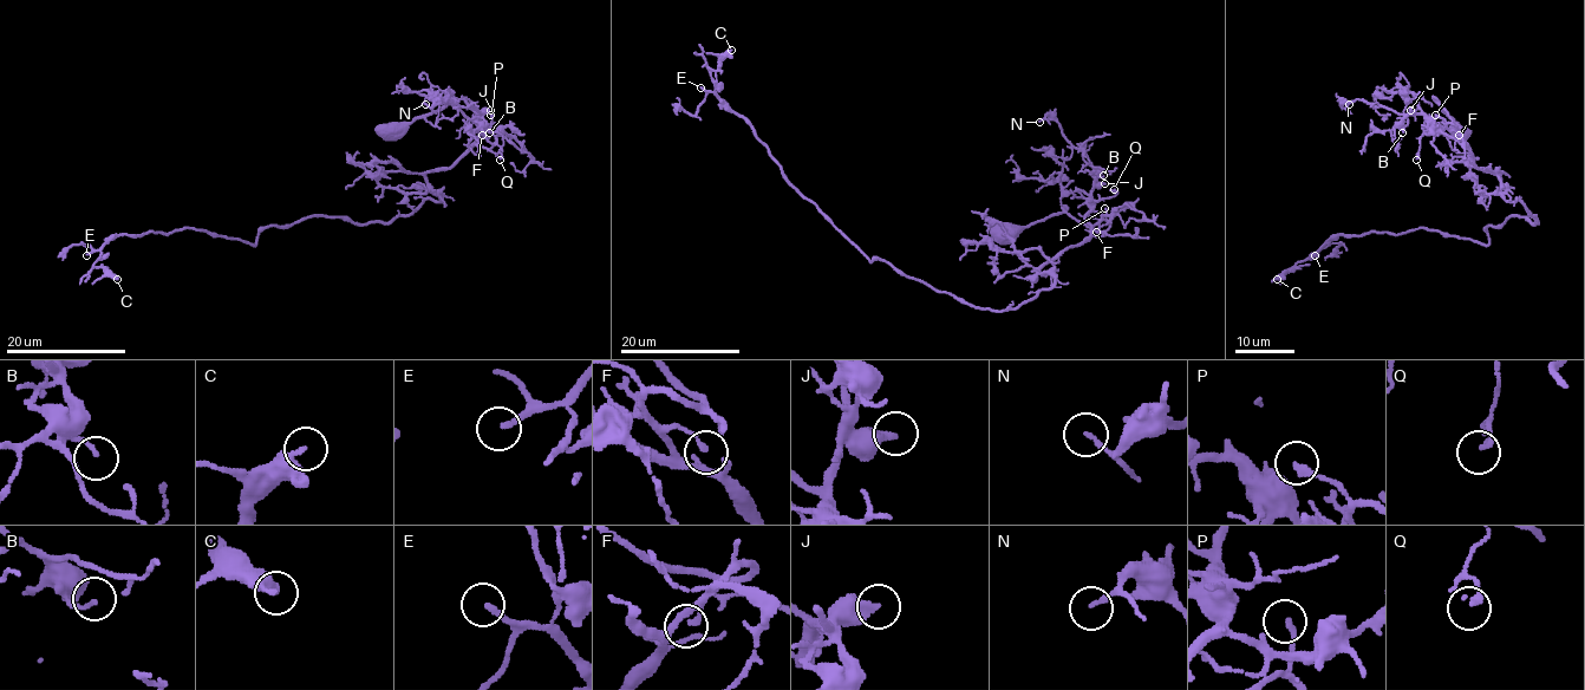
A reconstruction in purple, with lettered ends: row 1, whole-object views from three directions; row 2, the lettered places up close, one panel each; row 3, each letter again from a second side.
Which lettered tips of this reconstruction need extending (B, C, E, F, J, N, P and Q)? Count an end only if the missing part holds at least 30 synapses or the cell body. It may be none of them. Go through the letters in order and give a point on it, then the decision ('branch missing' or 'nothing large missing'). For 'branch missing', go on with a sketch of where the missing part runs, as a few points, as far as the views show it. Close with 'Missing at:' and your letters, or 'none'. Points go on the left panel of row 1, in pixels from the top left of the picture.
B: at (489, 132); nothing large missing
C: at (117, 279); nothing large missing
E: at (86, 255); branch missing; missing branch runs (86, 255), (71, 258), (62, 274), (47, 278), (37, 291), (31, 287), (31, 273), (11, 278)
F: at (482, 135); nothing large missing
J: at (490, 110); nothing large missing
N: at (425, 104); nothing large missing
P: at (490, 115); nothing large missing
Q: at (500, 160); nothing large missing
Missing at: E

